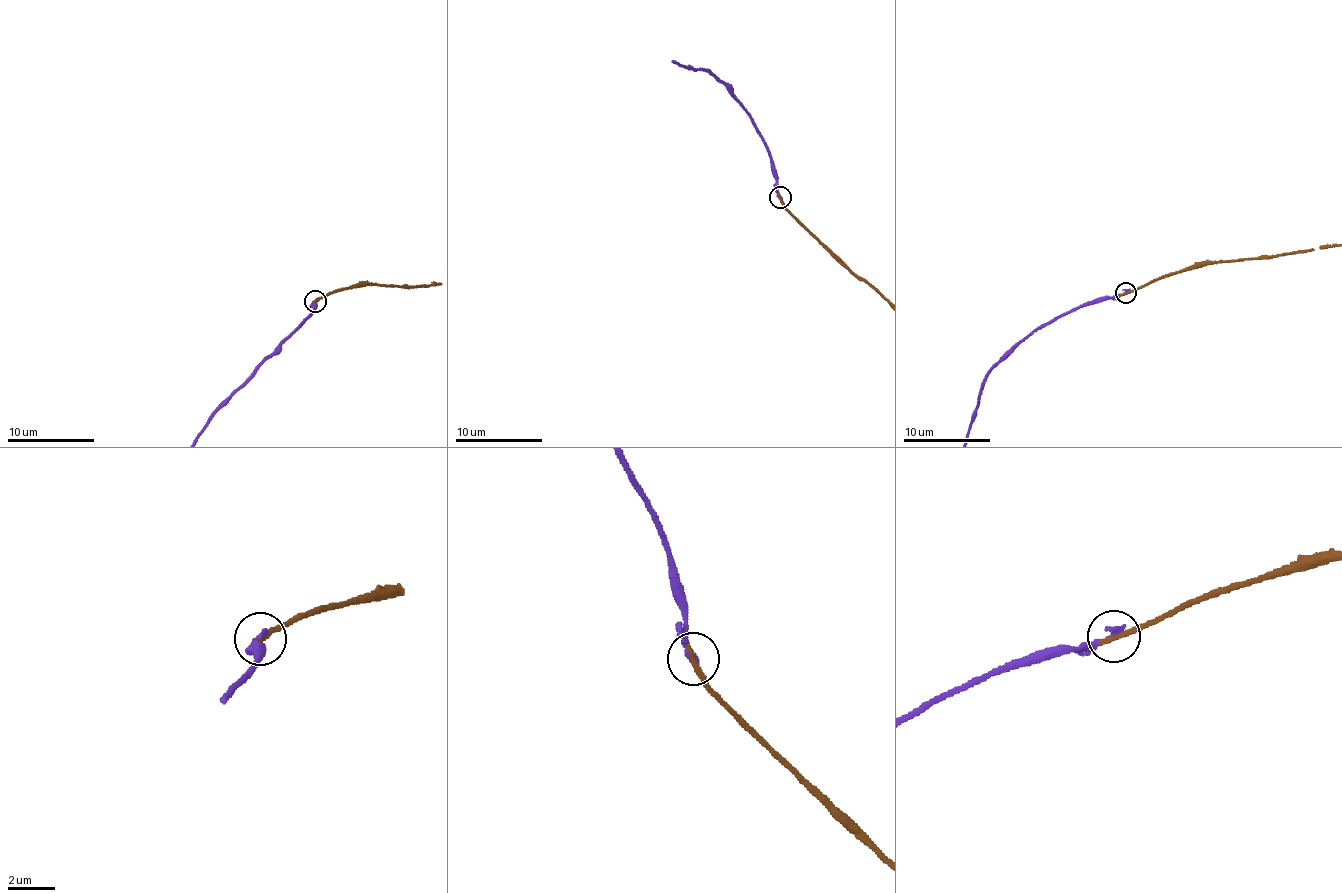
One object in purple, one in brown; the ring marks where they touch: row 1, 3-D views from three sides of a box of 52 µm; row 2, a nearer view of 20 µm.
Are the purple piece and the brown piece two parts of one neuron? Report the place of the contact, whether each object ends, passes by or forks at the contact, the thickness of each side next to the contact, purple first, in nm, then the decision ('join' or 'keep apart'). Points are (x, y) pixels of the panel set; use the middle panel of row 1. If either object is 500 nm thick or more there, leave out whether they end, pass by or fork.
place (780, 197); purple ends; brown ends; calibres 240 and 280 nm; join

